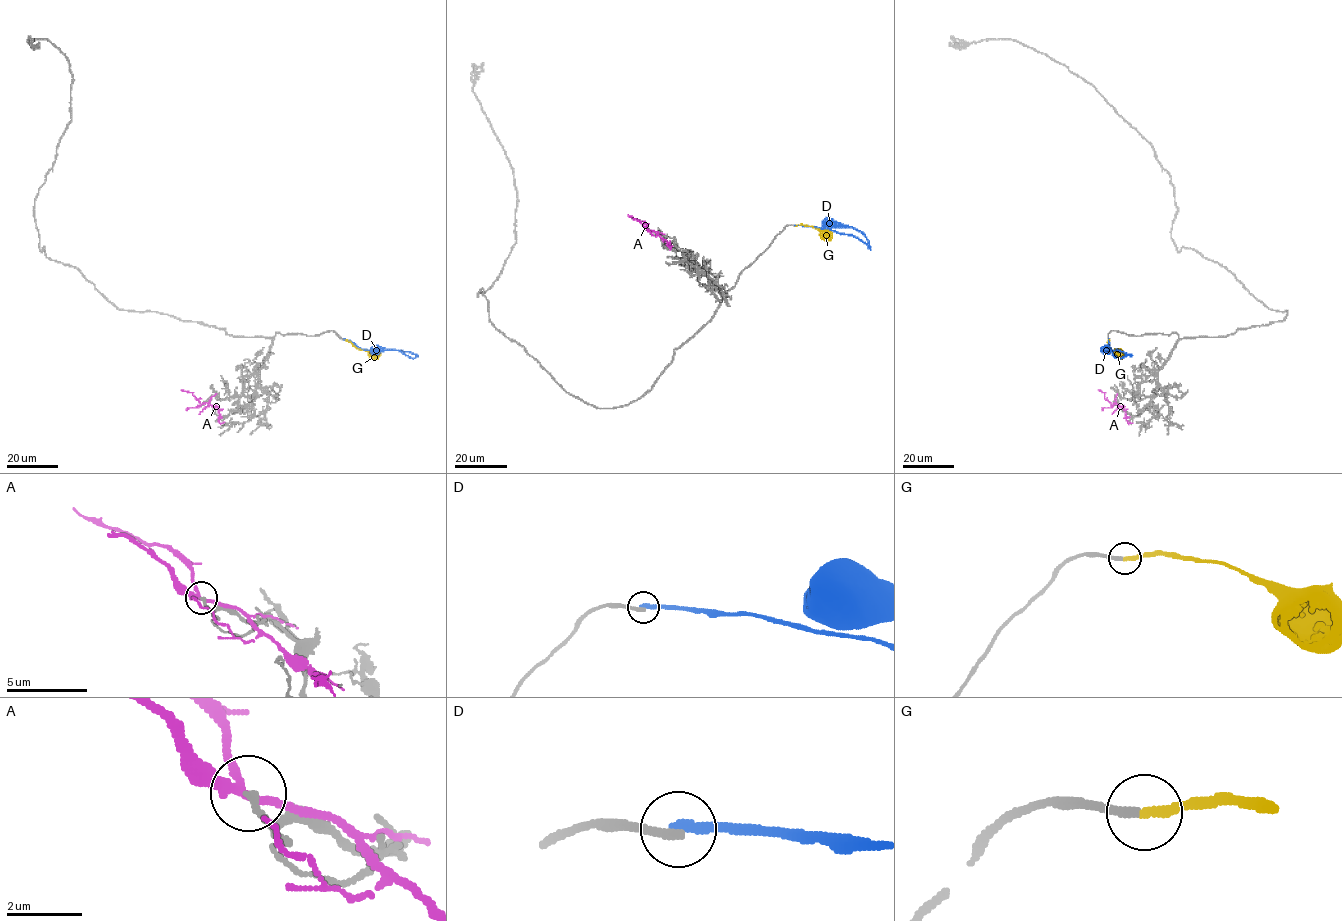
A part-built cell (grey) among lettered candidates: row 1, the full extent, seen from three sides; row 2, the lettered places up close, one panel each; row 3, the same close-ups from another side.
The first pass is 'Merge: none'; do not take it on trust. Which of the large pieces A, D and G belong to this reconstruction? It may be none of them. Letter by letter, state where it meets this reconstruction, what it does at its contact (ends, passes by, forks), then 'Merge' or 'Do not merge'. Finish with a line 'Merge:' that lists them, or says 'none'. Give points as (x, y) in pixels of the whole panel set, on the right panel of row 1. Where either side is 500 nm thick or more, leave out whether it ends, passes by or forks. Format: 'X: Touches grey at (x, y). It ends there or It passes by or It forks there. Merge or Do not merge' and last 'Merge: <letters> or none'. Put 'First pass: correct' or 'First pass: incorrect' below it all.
A: Touches grey at (1112, 404). It forks there. Do not merge
D: Touches grey at (1108, 339). It ends there. Do not merge
G: Touches grey at (1108, 339). It ends there. Merge
Merge: G
First pass: incorrect

